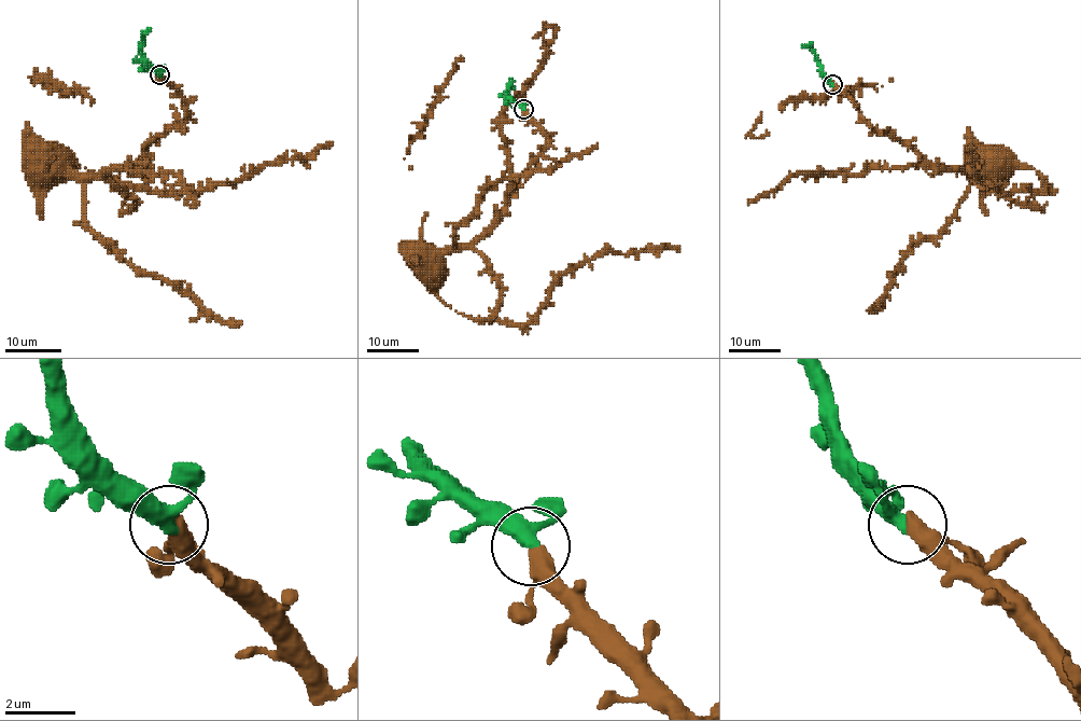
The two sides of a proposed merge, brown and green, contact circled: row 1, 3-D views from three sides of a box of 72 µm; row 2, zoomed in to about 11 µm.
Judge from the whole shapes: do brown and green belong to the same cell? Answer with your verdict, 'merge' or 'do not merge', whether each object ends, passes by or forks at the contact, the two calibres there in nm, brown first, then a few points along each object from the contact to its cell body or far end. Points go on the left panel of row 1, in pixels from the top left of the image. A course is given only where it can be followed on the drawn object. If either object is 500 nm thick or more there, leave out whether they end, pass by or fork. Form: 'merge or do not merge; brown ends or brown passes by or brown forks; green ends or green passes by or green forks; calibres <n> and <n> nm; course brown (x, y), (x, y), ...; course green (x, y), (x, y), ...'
merge; brown passes by; green passes by; calibres 360 and 360 nm; course brown (159, 74), (181, 96), (186, 116), (155, 138), (136, 163), (101, 174), (44, 174), (40, 167), (44, 169); course green (159, 74), (146, 60), (142, 49), (142, 38), (148, 31)

